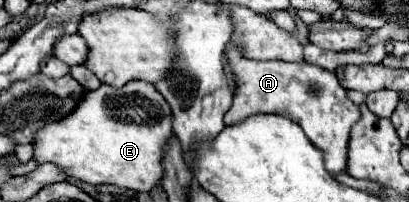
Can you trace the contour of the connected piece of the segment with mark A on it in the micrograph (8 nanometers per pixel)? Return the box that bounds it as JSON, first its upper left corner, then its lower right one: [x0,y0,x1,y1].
[225,47,361,175]

